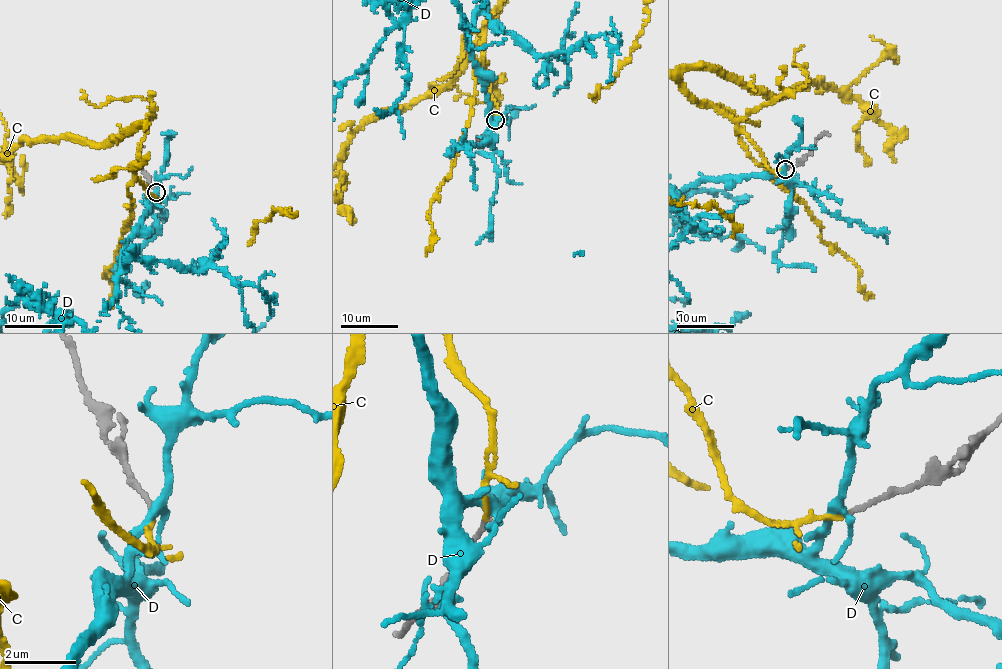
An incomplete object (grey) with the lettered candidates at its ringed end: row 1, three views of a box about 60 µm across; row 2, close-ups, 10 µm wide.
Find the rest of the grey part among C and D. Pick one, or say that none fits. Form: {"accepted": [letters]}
{"accepted": ["C"]}

